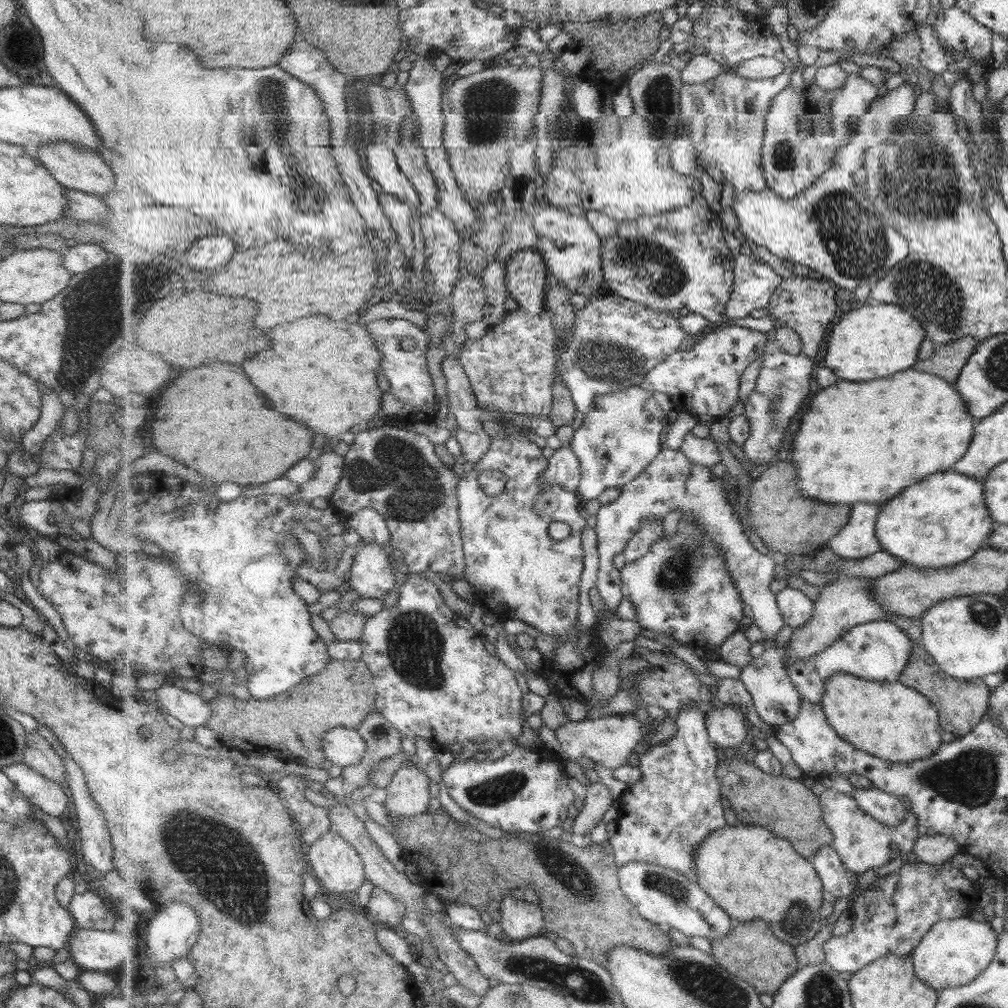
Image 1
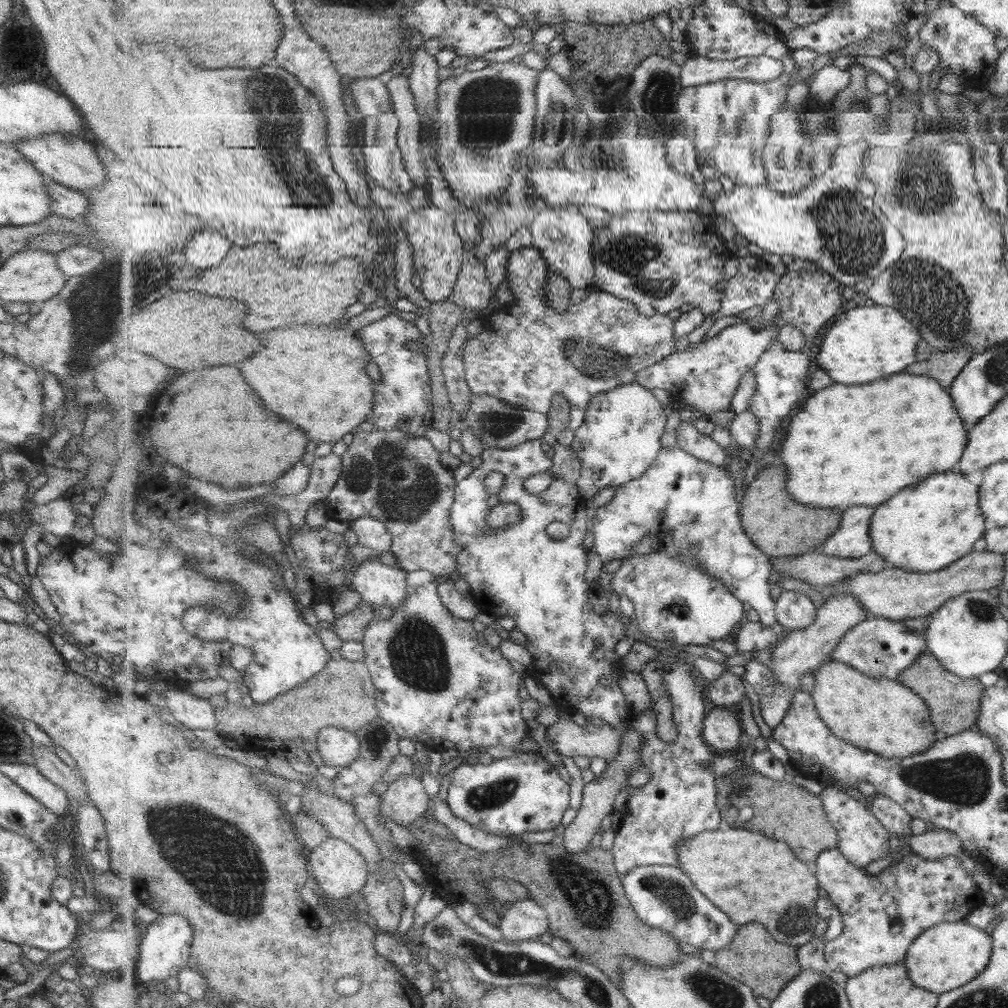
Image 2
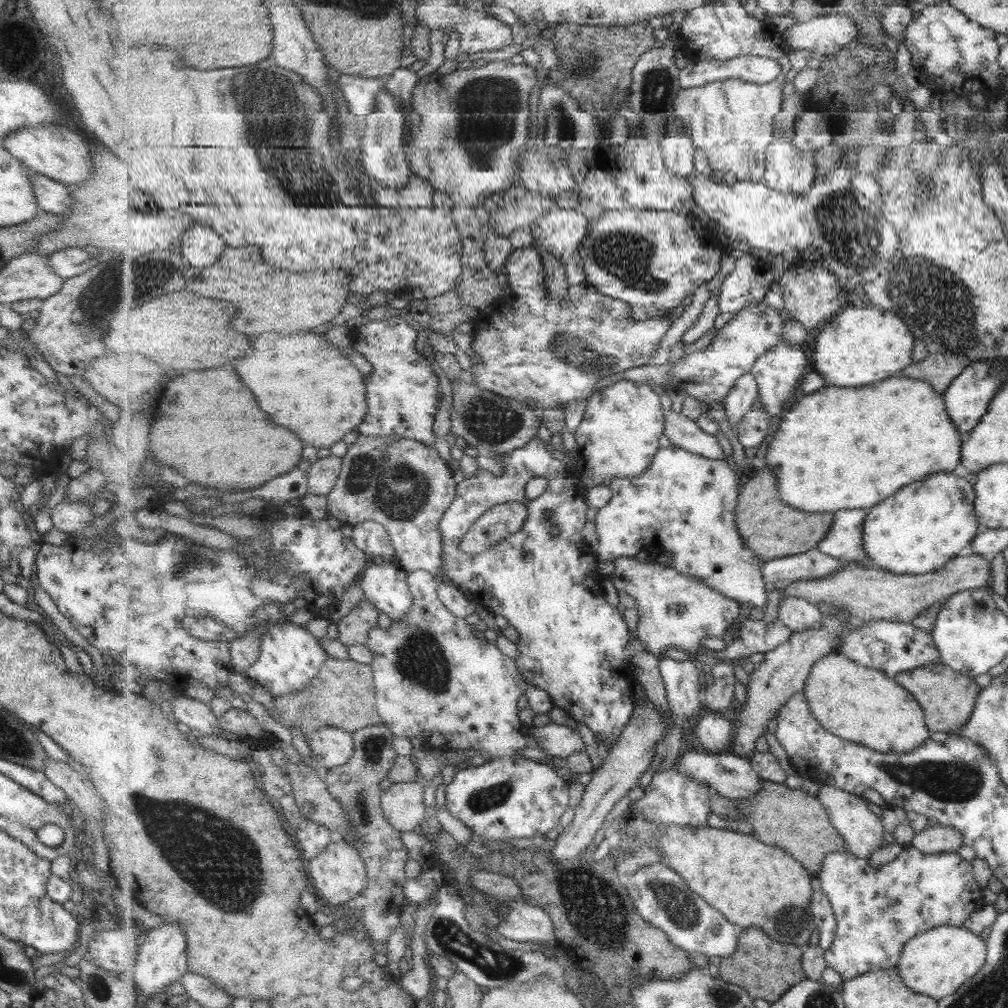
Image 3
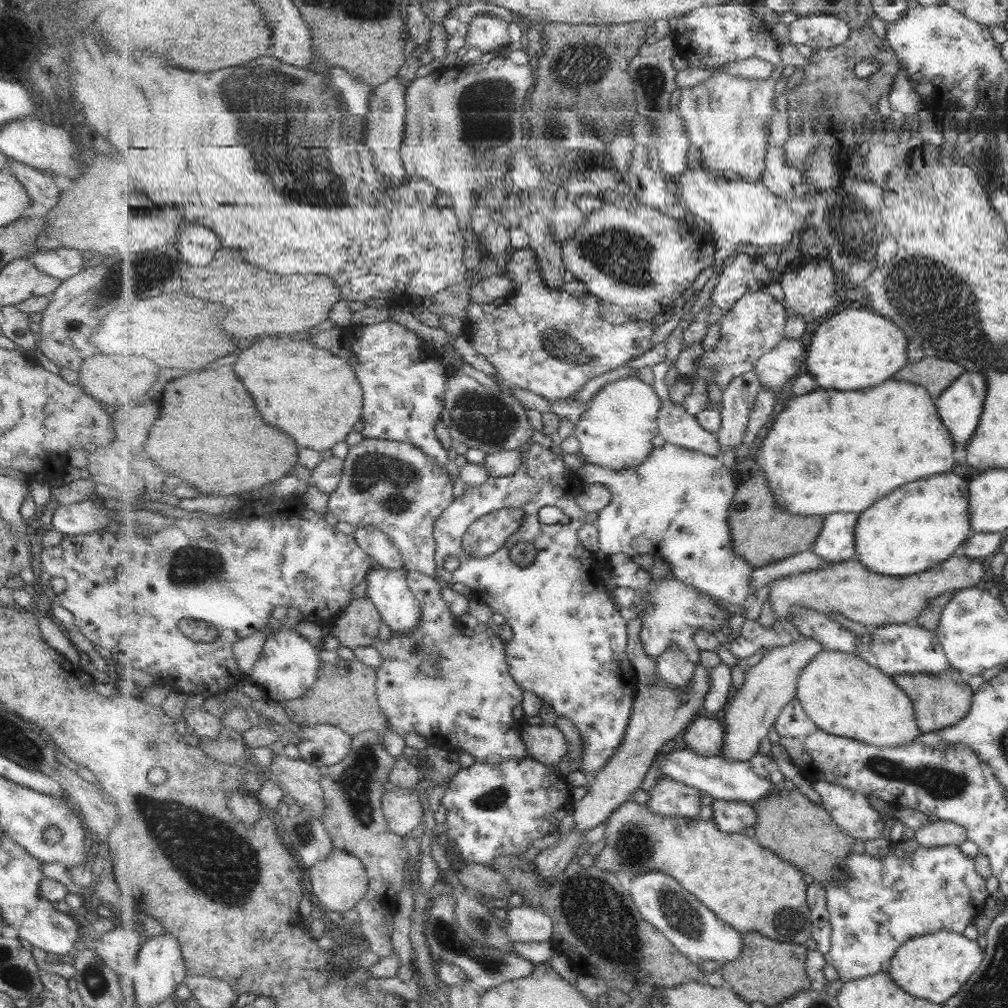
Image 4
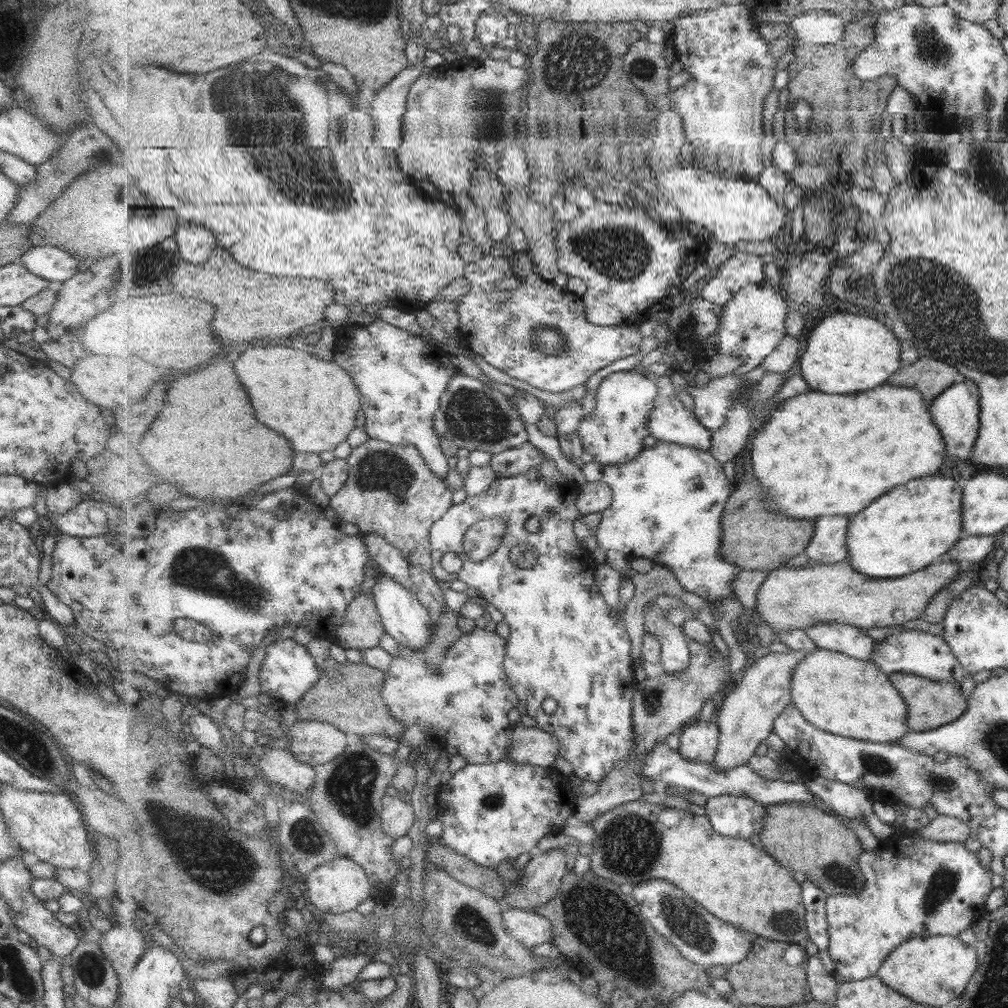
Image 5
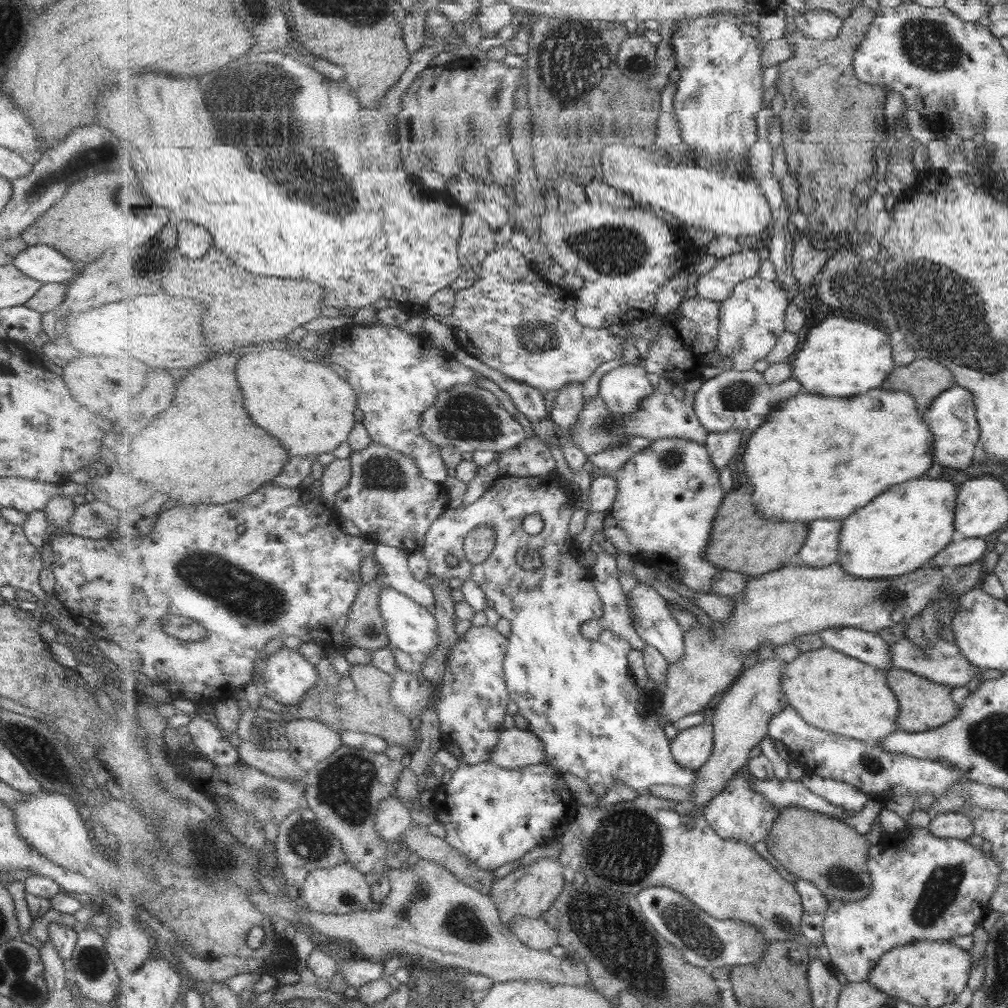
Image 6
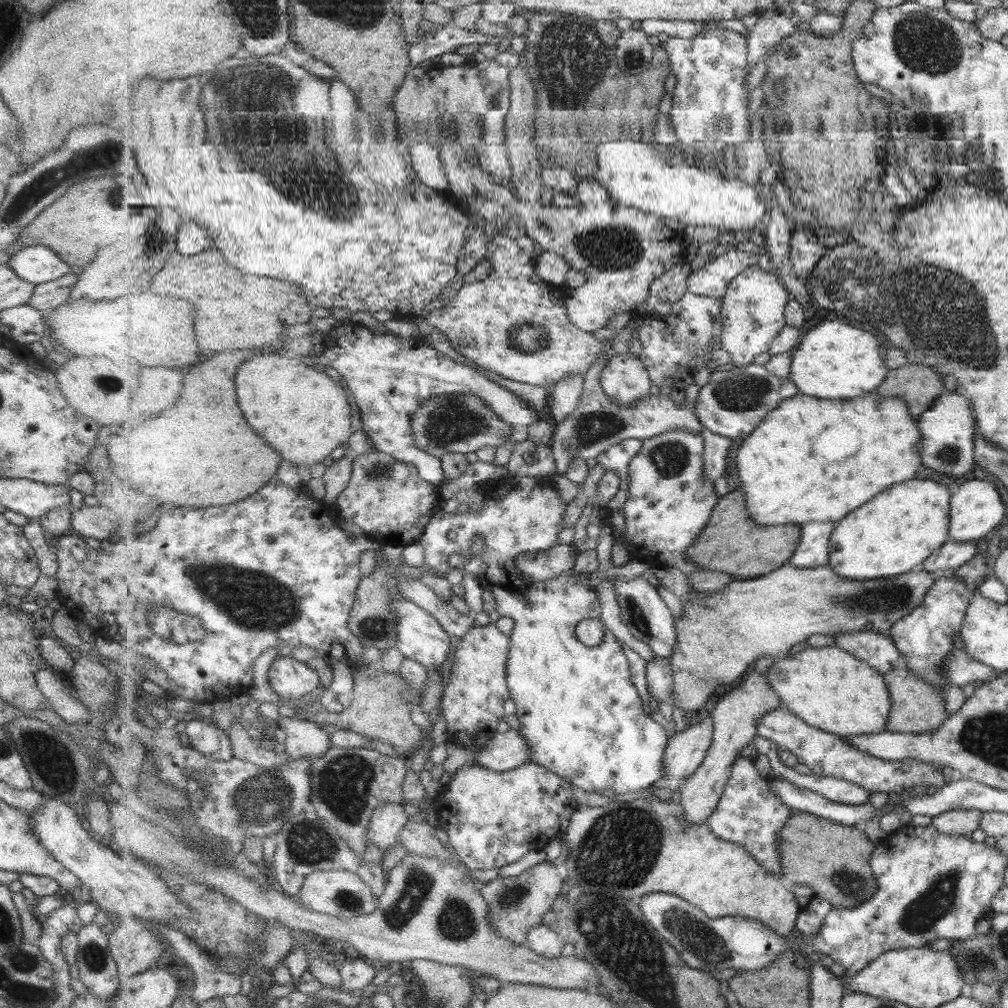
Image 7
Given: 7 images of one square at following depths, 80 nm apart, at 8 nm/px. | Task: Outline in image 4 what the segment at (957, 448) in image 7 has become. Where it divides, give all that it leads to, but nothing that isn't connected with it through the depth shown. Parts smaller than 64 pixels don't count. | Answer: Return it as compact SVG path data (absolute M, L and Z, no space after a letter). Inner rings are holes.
M965 370L935 400L937 412L957 446L965 446L975 433L985 392L984 376L976 370Z

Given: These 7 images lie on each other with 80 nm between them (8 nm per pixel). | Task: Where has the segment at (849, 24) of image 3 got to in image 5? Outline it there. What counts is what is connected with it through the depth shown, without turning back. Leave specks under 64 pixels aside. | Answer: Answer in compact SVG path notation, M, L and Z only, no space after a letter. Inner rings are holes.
M821 10L801 13L797 11L789 24L794 29L793 38L805 44L837 44L844 40L846 33L845 21L833 12L821 12Z

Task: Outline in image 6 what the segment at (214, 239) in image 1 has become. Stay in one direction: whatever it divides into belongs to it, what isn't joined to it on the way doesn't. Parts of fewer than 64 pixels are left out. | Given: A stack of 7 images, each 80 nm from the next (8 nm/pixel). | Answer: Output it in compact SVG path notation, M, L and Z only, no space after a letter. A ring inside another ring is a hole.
M194 222L179 226L179 252L190 259L201 258L214 246L214 238L205 227Z

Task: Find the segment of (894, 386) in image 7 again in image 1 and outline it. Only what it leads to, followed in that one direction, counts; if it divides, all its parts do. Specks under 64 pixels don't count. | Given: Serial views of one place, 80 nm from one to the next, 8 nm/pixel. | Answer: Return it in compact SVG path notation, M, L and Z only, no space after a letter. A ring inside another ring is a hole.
M962 336L946 344L936 345L934 353L927 360L917 360L912 369L937 375L945 382L954 384L960 370L976 350L977 343L972 336Z

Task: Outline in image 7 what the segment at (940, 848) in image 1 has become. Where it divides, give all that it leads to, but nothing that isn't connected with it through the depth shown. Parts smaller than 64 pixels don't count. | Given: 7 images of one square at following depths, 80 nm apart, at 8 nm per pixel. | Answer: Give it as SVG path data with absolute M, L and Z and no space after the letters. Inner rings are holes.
M975 809L948 810L931 817L930 825L941 834L969 837L978 828L980 812Z

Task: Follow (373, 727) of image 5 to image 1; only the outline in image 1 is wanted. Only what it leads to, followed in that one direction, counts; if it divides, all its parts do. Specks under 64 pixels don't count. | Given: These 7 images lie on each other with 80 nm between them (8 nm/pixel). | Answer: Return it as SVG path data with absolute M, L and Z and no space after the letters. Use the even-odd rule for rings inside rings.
M332 659L319 674L305 678L305 681L301 682L299 686L272 699L259 700L251 695L248 701L243 701L233 695L229 696L223 693L220 701L210 702L212 717L206 726L217 734L224 748L231 747L241 751L241 748L248 743L256 751L259 751L260 747L277 750L276 757L279 760L285 762L294 760L299 764L320 768L321 763L327 760L324 749L325 733L336 726L357 728L364 724L366 718L377 711L377 697L377 689L373 683L368 663L362 659Z

